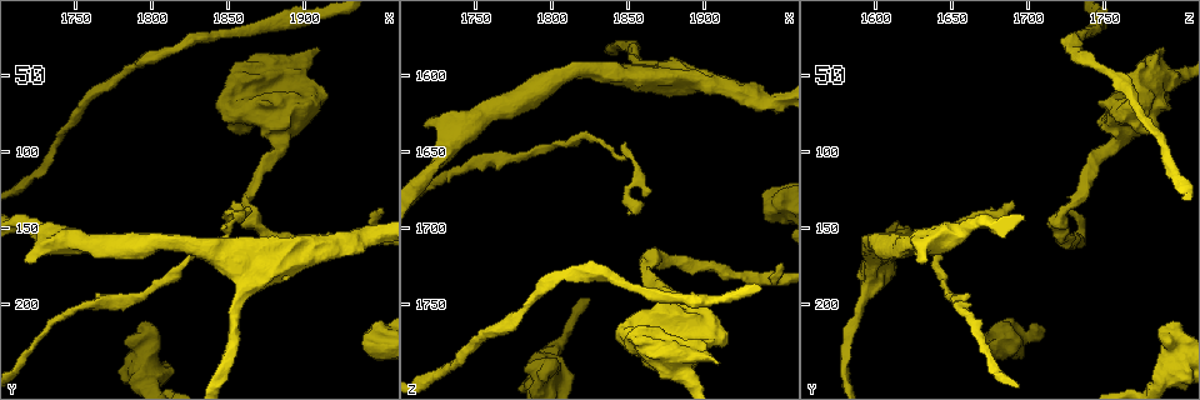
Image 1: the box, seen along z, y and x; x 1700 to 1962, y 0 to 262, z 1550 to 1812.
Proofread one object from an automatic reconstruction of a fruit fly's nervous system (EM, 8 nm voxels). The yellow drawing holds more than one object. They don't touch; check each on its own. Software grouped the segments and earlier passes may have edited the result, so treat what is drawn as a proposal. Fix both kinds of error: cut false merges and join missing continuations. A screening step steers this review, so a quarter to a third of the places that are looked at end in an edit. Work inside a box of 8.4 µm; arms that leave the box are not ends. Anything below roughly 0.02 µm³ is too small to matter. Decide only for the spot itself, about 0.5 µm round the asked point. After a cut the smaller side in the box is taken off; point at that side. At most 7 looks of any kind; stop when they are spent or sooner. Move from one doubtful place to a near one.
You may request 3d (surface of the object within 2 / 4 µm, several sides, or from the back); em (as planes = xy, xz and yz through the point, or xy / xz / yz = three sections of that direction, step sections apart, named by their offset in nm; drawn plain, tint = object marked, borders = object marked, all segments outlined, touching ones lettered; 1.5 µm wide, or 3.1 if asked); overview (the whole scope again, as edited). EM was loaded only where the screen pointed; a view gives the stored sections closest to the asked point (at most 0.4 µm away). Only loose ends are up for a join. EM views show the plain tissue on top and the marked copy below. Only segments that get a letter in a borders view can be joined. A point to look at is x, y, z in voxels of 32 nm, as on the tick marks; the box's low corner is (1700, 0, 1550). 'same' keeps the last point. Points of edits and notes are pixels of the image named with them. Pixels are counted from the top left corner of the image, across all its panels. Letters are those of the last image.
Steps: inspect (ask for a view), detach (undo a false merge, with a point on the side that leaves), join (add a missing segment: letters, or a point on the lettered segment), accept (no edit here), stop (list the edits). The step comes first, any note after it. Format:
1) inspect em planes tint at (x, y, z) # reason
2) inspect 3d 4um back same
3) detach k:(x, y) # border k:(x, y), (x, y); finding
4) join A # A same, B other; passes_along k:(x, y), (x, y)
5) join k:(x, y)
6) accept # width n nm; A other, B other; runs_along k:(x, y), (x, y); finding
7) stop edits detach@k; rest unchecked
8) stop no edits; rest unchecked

inspect em planes tint at (1846, 22, 1734) # a narrow waist

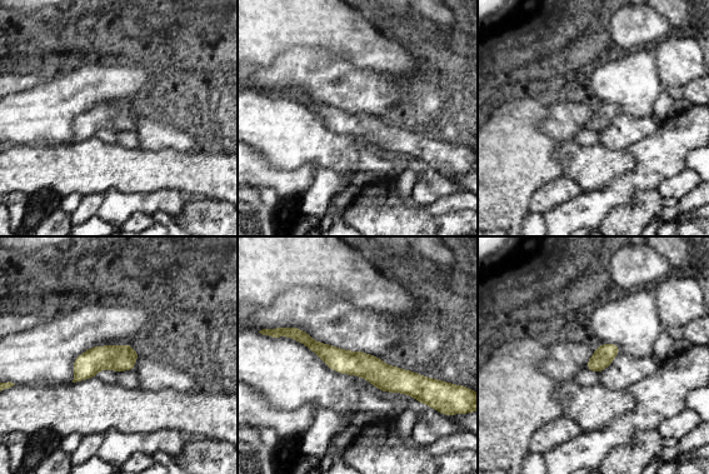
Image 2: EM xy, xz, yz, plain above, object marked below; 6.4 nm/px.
inspect em planes borders same

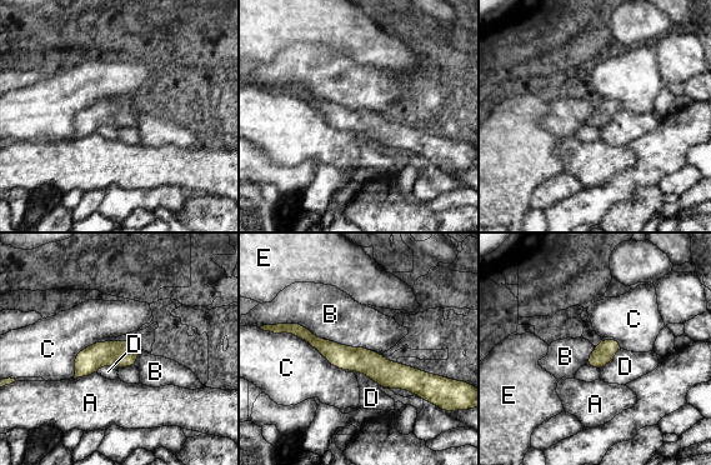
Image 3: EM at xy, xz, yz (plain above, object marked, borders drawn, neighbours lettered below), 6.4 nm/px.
accept # A other, B other, C other, D other, E other; border 3:(276, 324), (379, 354); one cell here

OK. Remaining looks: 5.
inspect em xy step 4 tint at (1880, 96, 1754) # sudden change in width

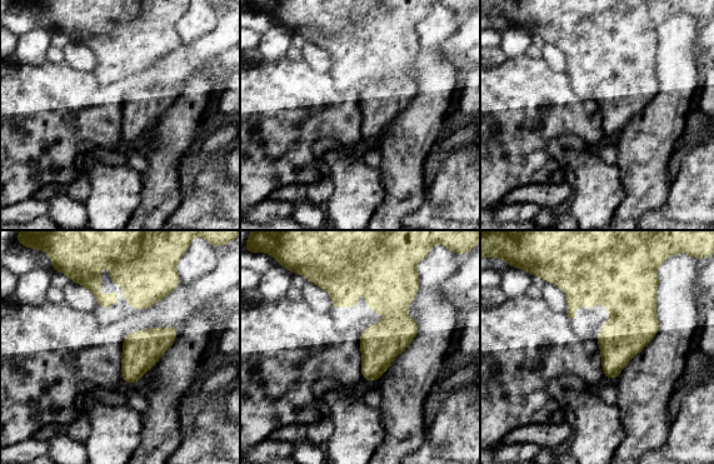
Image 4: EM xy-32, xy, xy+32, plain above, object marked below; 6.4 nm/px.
inspect em planes tint same

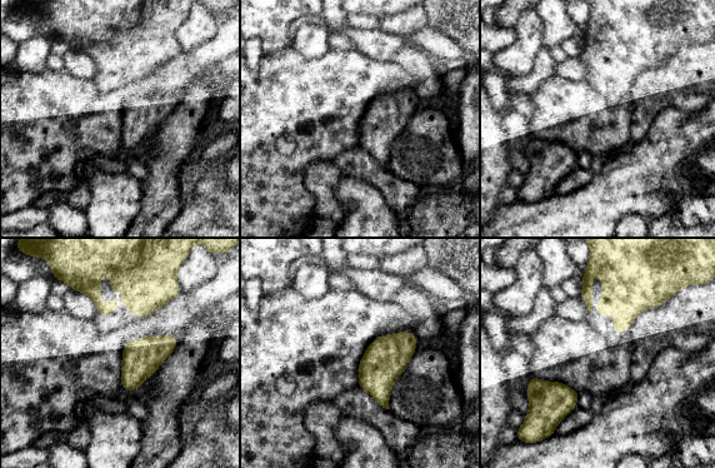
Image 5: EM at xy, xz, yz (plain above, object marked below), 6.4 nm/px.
inspect em planes borders same # what lies round it

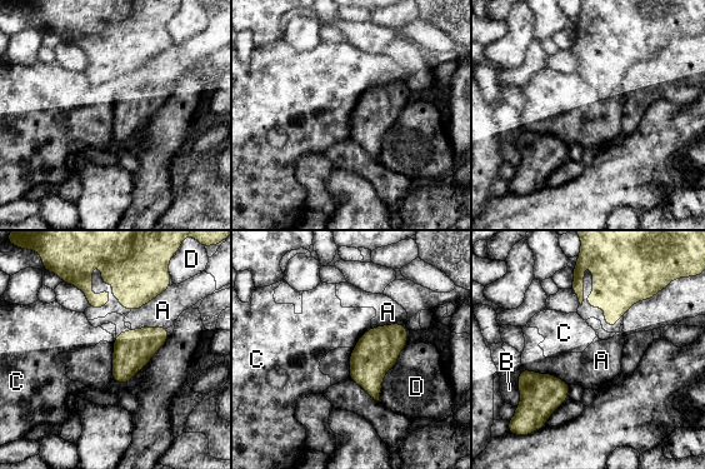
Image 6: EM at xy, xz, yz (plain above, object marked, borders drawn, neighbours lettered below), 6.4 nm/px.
accept # A other, B other, C other, D other; border 6:(523, 368), (553, 374), (570, 385); all the same cell

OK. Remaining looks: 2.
inspect em xz step 8 tint at (1938, 224, 1678) # free end

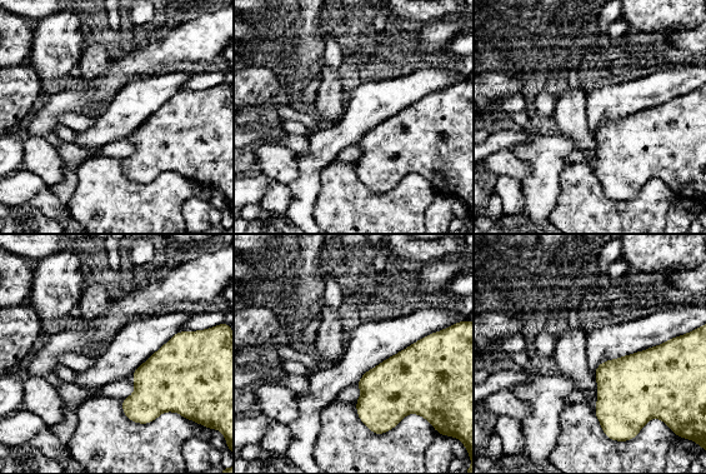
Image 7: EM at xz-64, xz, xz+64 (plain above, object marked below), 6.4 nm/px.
inspect em planes borders same # cut it another way

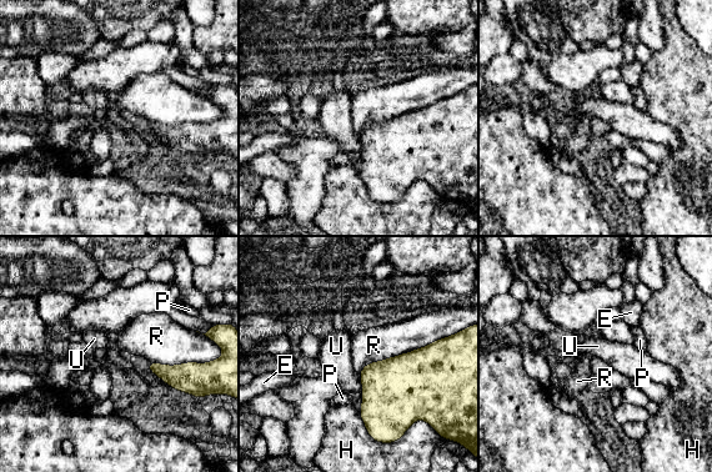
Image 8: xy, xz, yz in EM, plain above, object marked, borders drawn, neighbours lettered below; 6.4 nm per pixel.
accept # longest_contact R 600 nm; E other, H other, P other, R other, U other; no lettered segment goes on from it

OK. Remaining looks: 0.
stop no edits; rest unchecked

